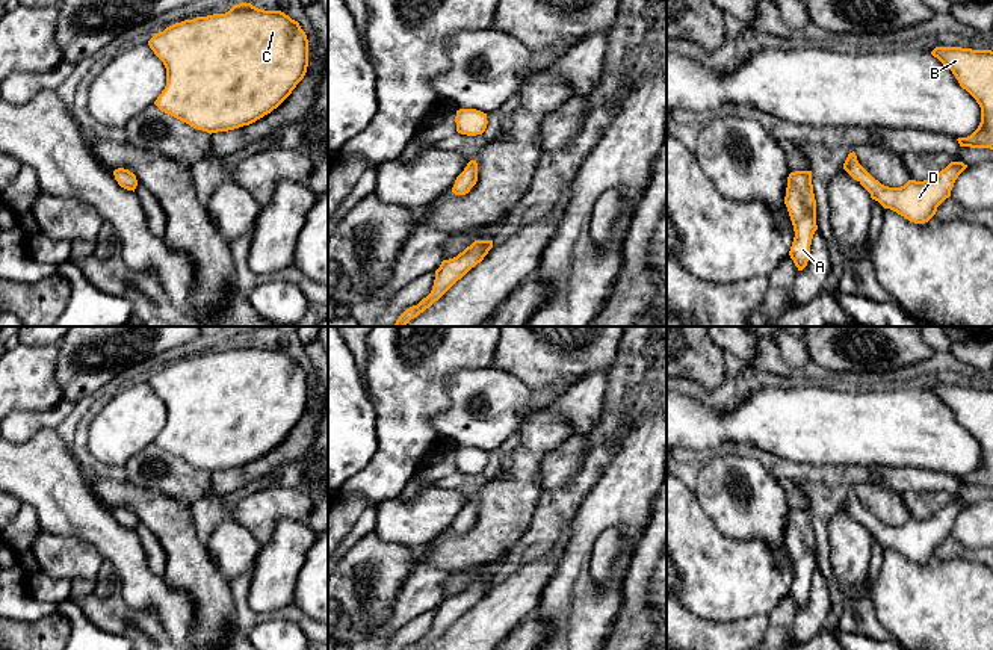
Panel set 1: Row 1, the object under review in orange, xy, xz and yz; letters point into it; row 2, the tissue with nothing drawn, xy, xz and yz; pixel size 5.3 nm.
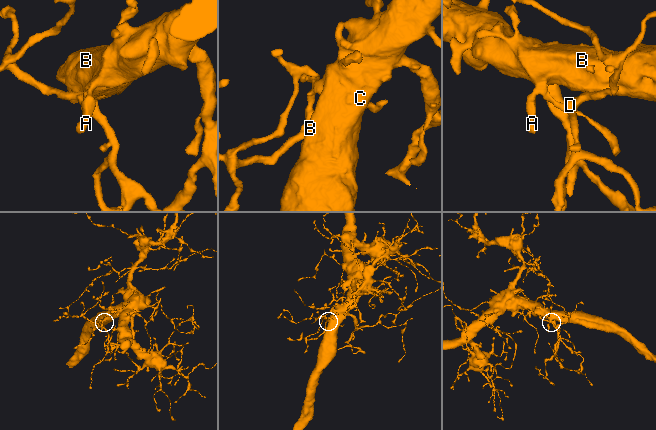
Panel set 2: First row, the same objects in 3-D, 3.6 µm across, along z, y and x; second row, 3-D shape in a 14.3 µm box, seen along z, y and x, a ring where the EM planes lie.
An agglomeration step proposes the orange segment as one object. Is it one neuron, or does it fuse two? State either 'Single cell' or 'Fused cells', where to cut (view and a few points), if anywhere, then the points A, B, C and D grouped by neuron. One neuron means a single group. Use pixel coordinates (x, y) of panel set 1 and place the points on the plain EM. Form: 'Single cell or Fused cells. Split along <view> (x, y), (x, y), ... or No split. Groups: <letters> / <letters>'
Single cell. No split. Groups: A B C D

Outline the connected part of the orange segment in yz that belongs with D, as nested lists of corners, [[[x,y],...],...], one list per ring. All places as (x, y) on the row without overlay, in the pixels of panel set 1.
[[[854,490],[843,502],[843,508],[871,532],[872,538],[914,562],[925,562],[936,553],[937,546],[951,535],[955,518],[966,506],[963,500],[951,500],[930,518],[908,518],[901,526],[889,526],[858,502]]]

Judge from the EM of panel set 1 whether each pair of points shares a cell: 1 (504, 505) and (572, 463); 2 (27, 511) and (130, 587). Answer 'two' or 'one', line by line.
1: two
2: two

